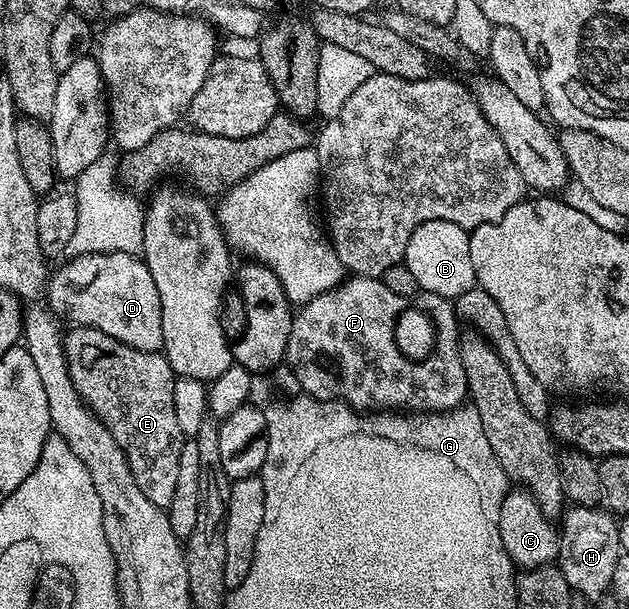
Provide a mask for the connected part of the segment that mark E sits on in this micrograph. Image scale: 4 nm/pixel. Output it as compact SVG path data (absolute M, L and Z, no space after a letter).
M77 325L71 326L63 334L62 344L76 391L92 409L92 413L96 413L96 417L104 421L108 433L116 437L116 445L124 449L128 465L132 469L132 477L136 477L136 485L140 485L144 497L148 497L152 505L163 509L169 508L172 497L176 497L176 472L180 470L178 462L184 436L180 433L180 424L176 421L176 408L172 403L176 376L165 354L132 349L132 345L116 341L116 337L100 333L100 329Z

